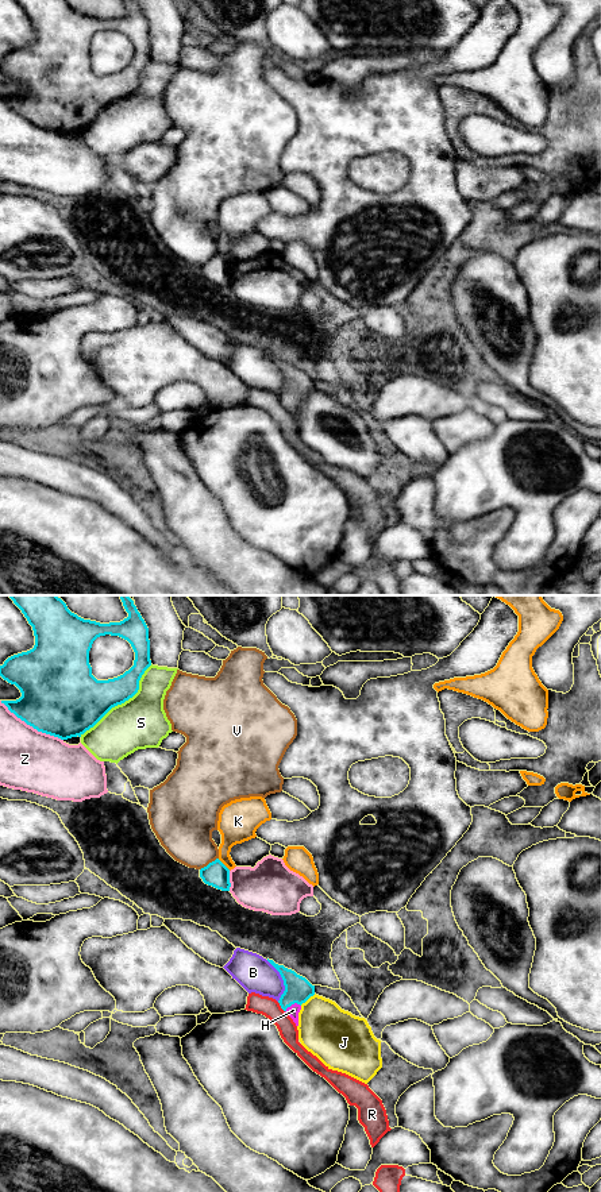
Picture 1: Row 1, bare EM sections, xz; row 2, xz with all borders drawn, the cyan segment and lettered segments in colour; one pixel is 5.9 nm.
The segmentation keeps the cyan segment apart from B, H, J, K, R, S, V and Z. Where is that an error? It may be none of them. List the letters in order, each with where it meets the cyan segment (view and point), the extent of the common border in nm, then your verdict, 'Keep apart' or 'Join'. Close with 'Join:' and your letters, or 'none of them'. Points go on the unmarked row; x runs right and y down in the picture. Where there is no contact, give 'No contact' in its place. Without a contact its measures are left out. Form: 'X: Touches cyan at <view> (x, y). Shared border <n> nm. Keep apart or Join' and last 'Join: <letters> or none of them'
B: Touches cyan at xz (282, 374). Shared border 260 nm. Keep apart
H: Touches cyan at xz (292, 398). Shared border 100 nm. Join
J: Touches cyan at xz (307, 394). Shared border 120 nm. Keep apart
K: Touches cyan at xz (223, 259). Shared border 100 nm. Keep apart
R: Touches cyan at xz (281, 402). Shared border 80 nm. Keep apart
S: Touches cyan at xz (122, 97). Shared border 600 nm. Keep apart
V: Touches cyan at xz (210, 258). Shared border 130 nm. Keep apart
Z: Touches cyan at xz (31, 120). Shared border 440 nm. Keep apart
Join: H

